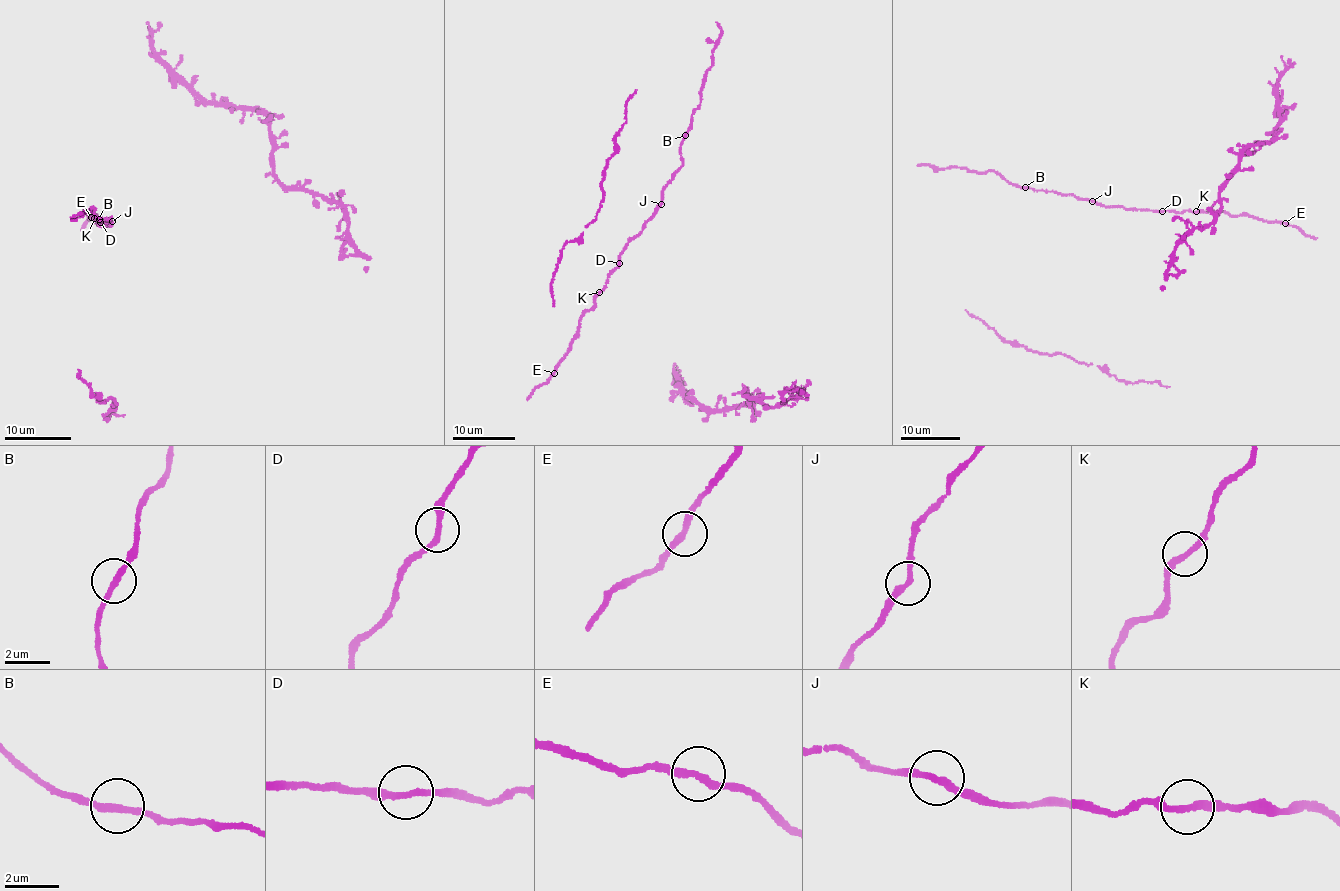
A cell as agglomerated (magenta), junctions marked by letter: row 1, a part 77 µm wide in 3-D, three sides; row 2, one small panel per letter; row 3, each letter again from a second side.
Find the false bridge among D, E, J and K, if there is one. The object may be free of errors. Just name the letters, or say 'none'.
none

